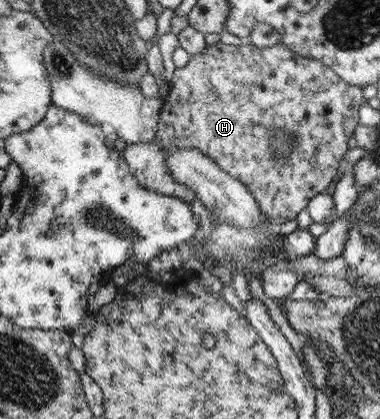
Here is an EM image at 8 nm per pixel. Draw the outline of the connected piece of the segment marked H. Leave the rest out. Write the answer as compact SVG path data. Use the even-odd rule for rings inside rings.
M249 40L239 47L219 41L213 45L206 44L203 52L191 54L185 66L174 69L167 85L154 141L134 145L126 143L124 148L123 159L135 181L157 194L179 196L186 203L193 201L191 192L183 194L181 186L173 182L160 148L194 148L241 182L272 226L295 219L315 194L325 192L337 172L339 160L348 149L347 140L358 125L358 108L363 100L361 87L343 82L322 62L299 56L282 44L259 48Z

